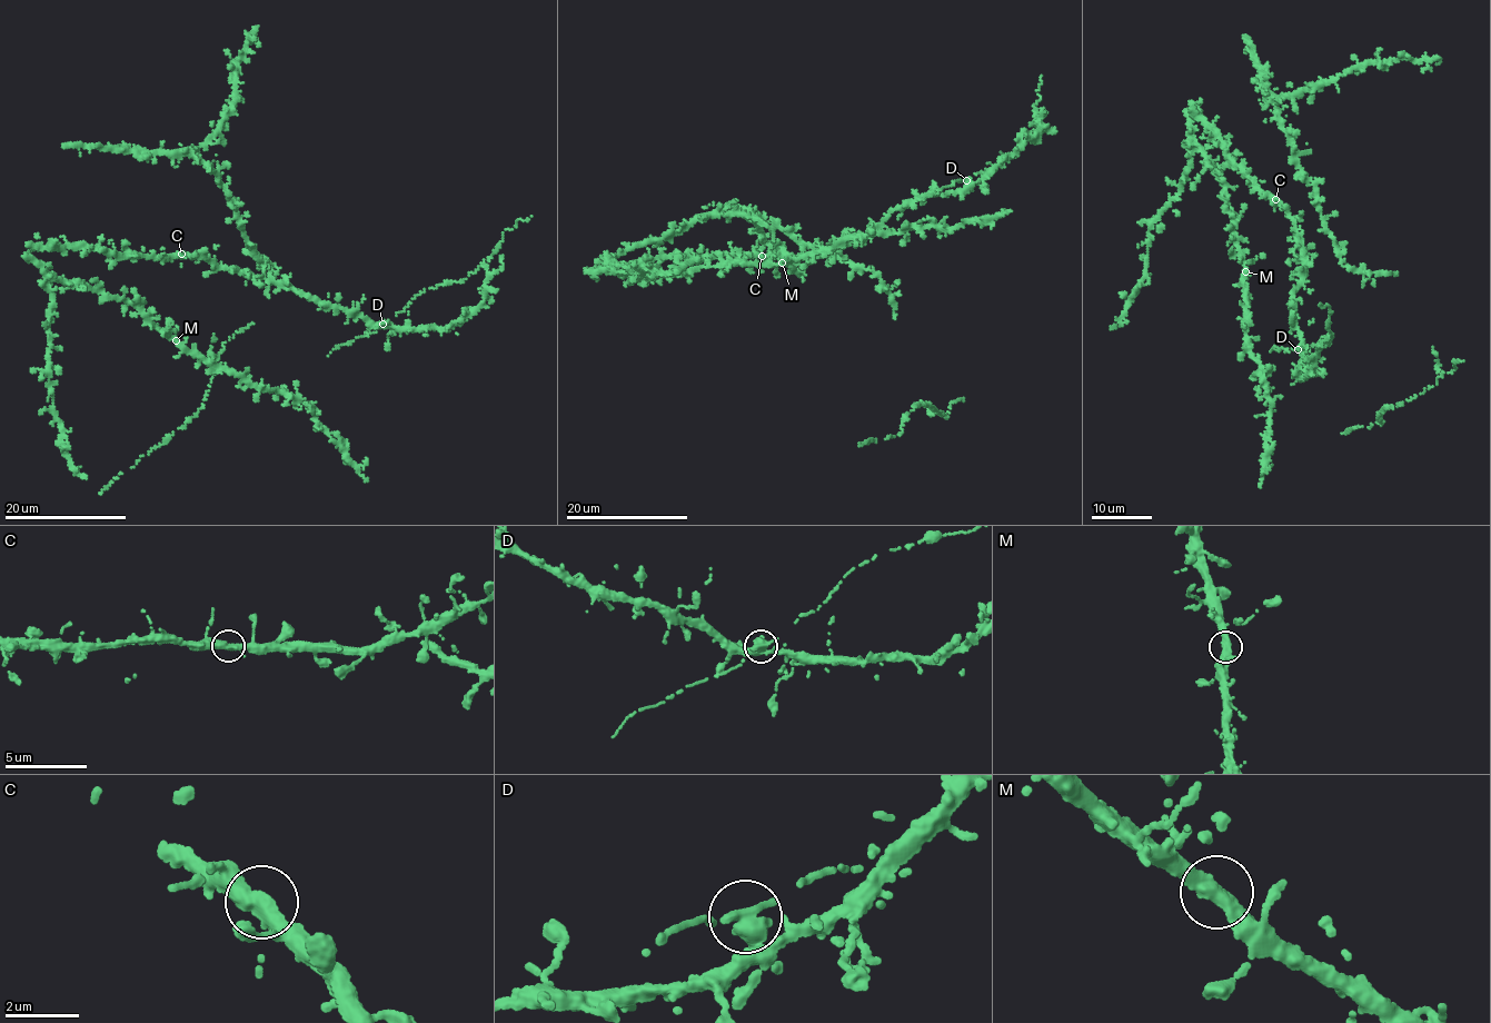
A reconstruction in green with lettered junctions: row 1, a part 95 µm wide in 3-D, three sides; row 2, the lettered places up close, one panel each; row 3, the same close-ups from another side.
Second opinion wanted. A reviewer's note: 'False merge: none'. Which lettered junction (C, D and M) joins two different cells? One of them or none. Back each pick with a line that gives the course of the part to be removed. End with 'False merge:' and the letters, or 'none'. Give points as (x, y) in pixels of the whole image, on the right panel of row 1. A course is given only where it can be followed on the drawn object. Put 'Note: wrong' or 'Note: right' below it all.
False merge: none
Note: right

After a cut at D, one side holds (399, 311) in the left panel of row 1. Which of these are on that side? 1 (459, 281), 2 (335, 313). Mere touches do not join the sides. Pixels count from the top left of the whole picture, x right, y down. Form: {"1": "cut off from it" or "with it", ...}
{"1": "with it", "2": "cut off from it"}

